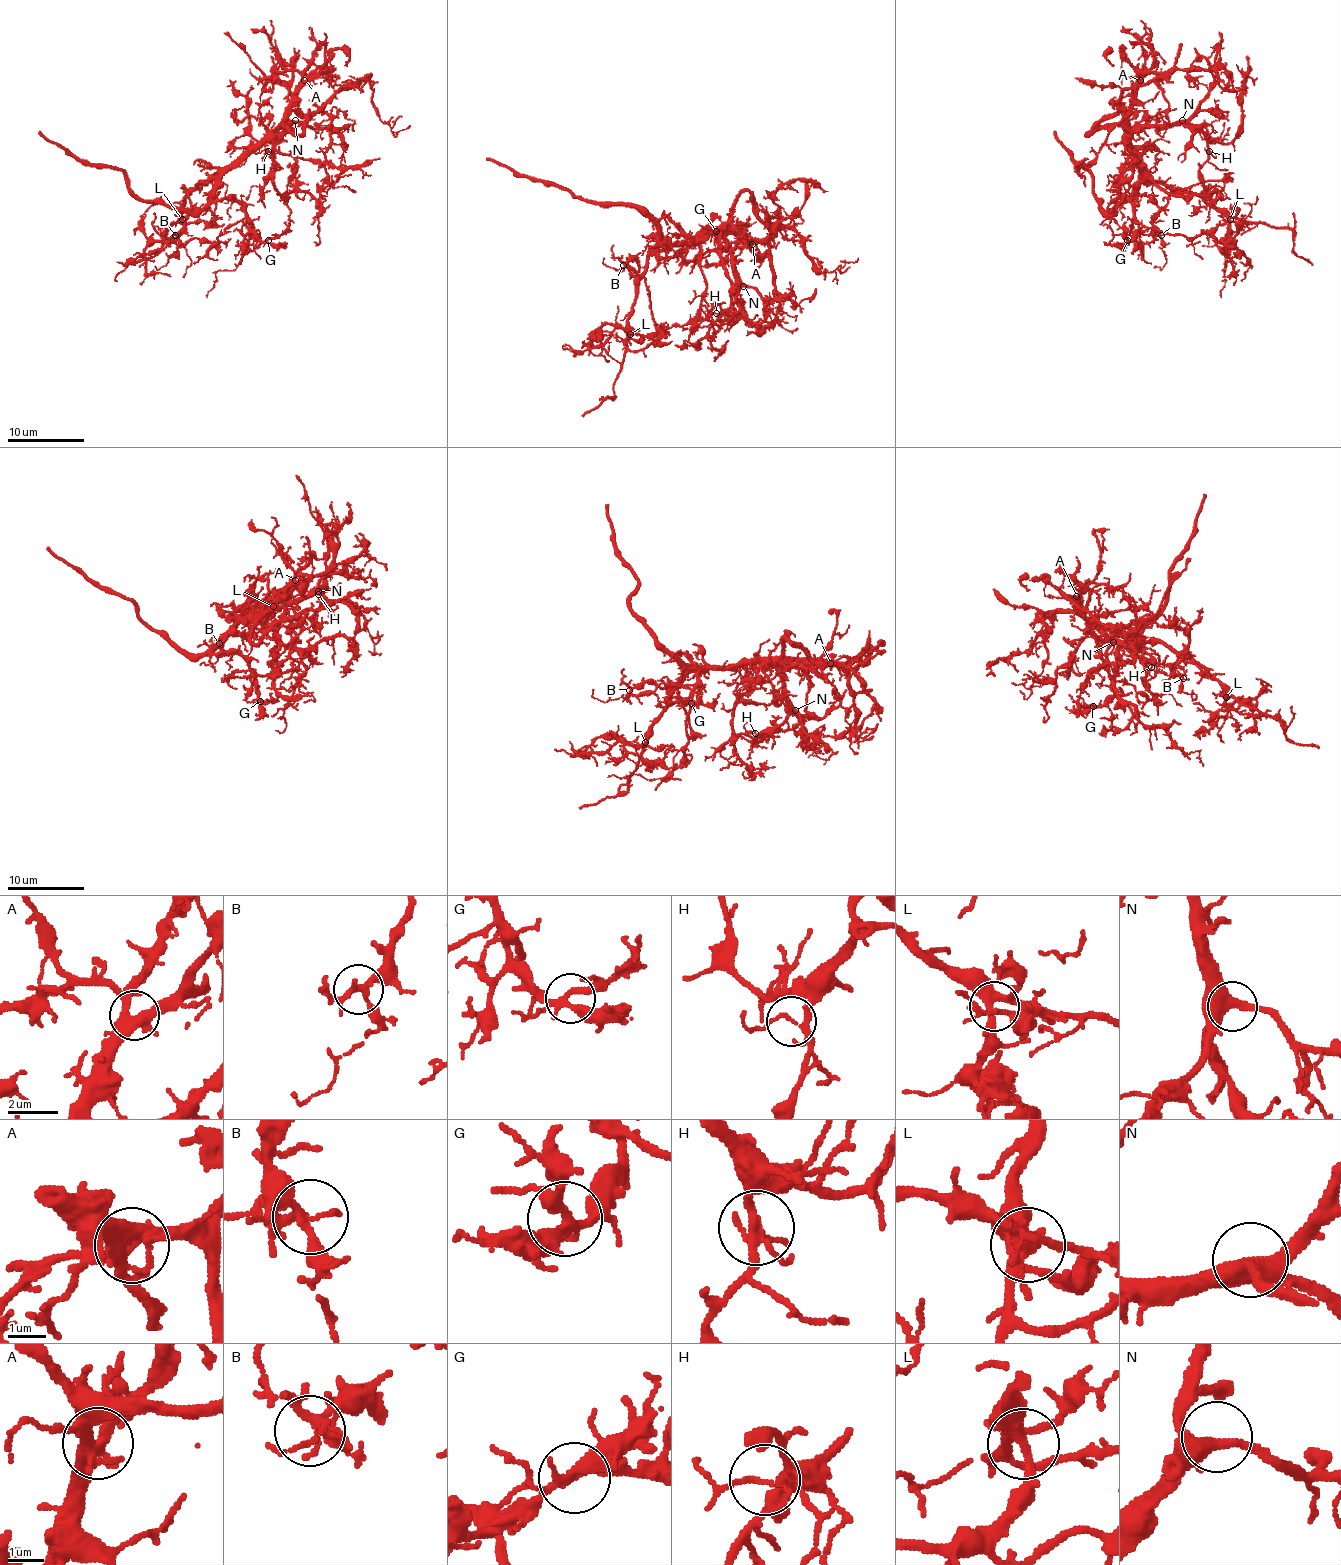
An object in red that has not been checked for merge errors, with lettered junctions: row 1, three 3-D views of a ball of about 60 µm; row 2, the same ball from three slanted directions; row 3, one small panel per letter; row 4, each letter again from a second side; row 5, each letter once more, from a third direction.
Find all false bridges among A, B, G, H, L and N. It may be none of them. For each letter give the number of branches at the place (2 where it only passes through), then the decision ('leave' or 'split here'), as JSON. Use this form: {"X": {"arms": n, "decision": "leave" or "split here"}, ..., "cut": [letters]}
{"A": {"arms": 6, "decision": "leave"}, "B": {"arms": 5, "decision": "leave"}, "G": {"arms": 4, "decision": "leave"}, "H": {"arms": 4, "decision": "leave"}, "L": {"arms": 4, "decision": "leave"}, "N": {"arms": 4, "decision": "leave"}, "cut": []}

